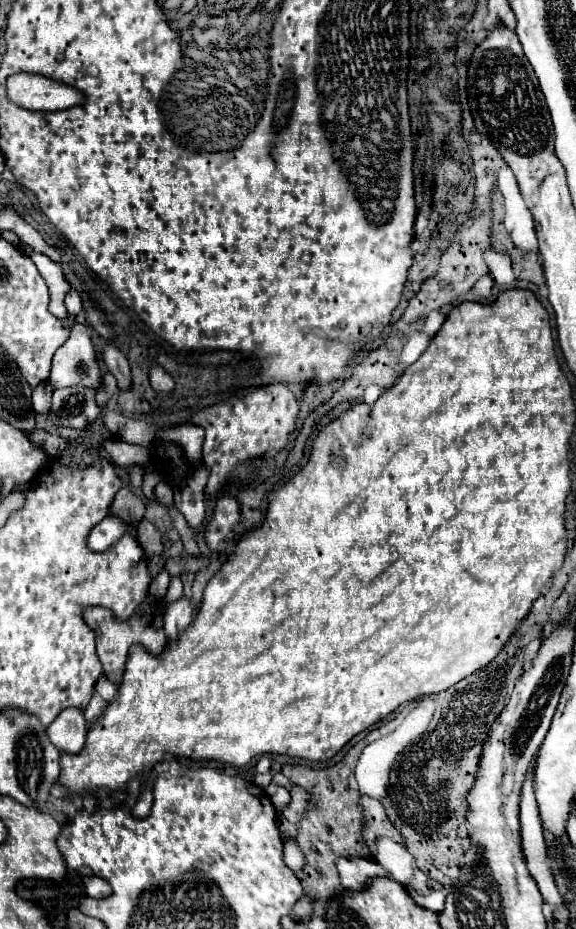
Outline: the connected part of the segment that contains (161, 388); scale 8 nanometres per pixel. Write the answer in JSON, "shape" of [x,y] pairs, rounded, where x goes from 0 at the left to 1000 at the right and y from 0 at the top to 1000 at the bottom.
{"shape":[[[276,394],[262,396],[259,405],[262,405],[262,416],[266,416],[269,422],[297,422],[300,416],[304,416],[300,407],[283,396],[276,396]]]}

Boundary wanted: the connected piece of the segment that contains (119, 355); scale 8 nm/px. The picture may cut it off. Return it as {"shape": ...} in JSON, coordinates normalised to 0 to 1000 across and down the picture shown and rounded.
{"shape":[[[182,370],[179,372],[179,390],[186,394],[186,398],[203,407],[210,418],[220,418],[227,413],[227,403],[224,403],[224,390],[214,383],[214,379],[196,372],[196,370]]]}

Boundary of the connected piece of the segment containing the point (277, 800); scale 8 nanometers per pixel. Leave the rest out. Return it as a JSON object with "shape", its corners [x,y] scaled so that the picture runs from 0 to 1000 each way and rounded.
{"shape":[[[477,844],[460,848],[460,855],[467,857],[467,861],[470,861],[470,865],[477,868],[481,874],[488,874],[505,863],[505,857],[502,857],[498,848],[488,848],[488,846],[477,846]]]}

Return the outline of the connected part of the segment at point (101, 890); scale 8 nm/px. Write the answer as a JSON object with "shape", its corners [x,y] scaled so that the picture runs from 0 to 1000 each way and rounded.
{"shape":[[[148,943],[148,945],[144,945],[144,952],[148,952],[151,964],[158,964],[158,967],[182,967],[182,964],[193,962],[193,954],[189,954],[179,945]]]}

